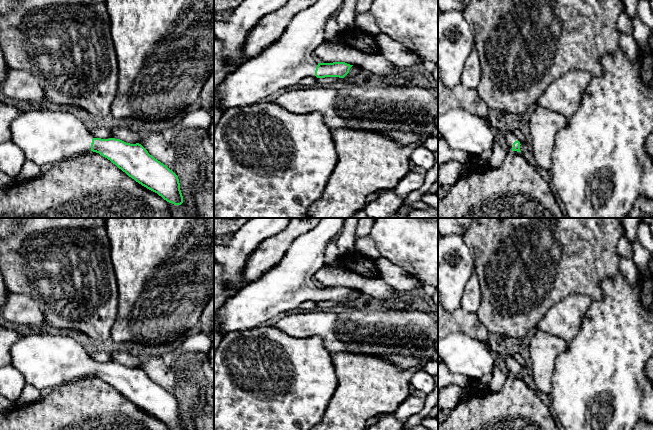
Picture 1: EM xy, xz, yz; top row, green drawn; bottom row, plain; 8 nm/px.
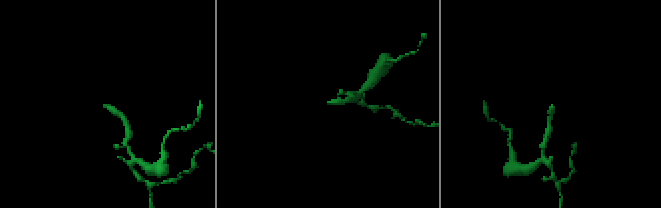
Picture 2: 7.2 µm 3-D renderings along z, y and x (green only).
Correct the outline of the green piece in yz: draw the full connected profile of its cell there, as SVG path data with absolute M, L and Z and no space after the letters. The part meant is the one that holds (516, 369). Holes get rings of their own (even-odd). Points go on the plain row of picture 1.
M456 332L438 341L438 357L448 370L453 374L468 377L472 383L478 381L483 375L491 373L495 364L500 363L508 375L520 375L520 366L513 356L502 353L500 350L487 347L483 342Z

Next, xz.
M321 218L314 229L298 236L277 265L243 286L214 313L219 331L225 335L259 327L276 315L298 308L309 300L344 302L353 289L345 286L319 287L314 280L315 274L325 265L328 243L342 230L344 222L345 218Z

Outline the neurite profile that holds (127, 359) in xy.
M128 352L111 353L111 362L120 363L130 368L139 367L139 358Z

